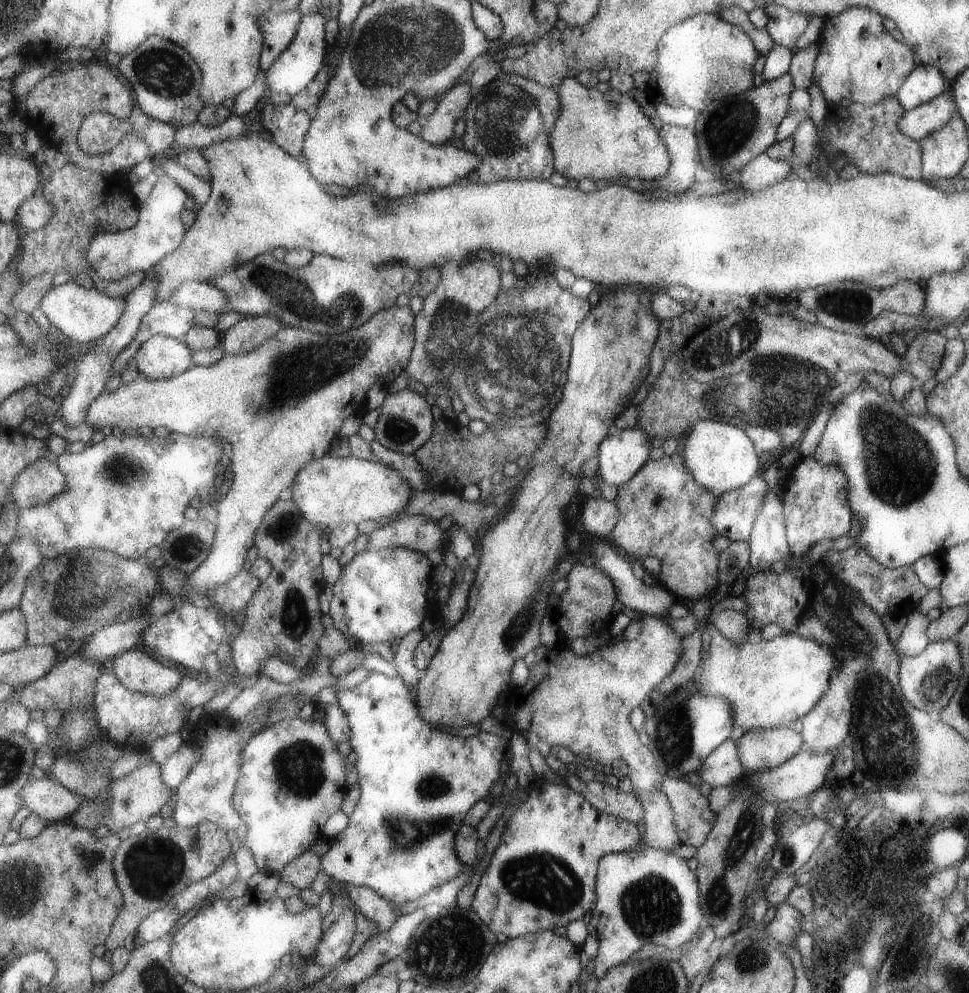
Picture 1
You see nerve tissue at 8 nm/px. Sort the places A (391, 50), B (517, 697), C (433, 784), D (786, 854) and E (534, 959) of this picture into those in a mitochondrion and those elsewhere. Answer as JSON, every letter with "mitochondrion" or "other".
{"A":"mitochondrion","B":"other","C":"mitochondrion","D":"mitochondrion","E":"other"}

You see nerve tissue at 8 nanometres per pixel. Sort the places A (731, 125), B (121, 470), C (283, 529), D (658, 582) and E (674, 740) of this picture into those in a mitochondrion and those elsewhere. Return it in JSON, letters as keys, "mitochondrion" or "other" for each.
{"A":"mitochondrion","B":"mitochondrion","C":"mitochondrion","D":"other","E":"mitochondrion"}

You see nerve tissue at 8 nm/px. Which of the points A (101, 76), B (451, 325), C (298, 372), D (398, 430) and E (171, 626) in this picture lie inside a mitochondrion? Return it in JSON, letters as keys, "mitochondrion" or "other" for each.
{"A":"other","B":"mitochondrion","C":"mitochondrion","D":"mitochondrion","E":"other"}

